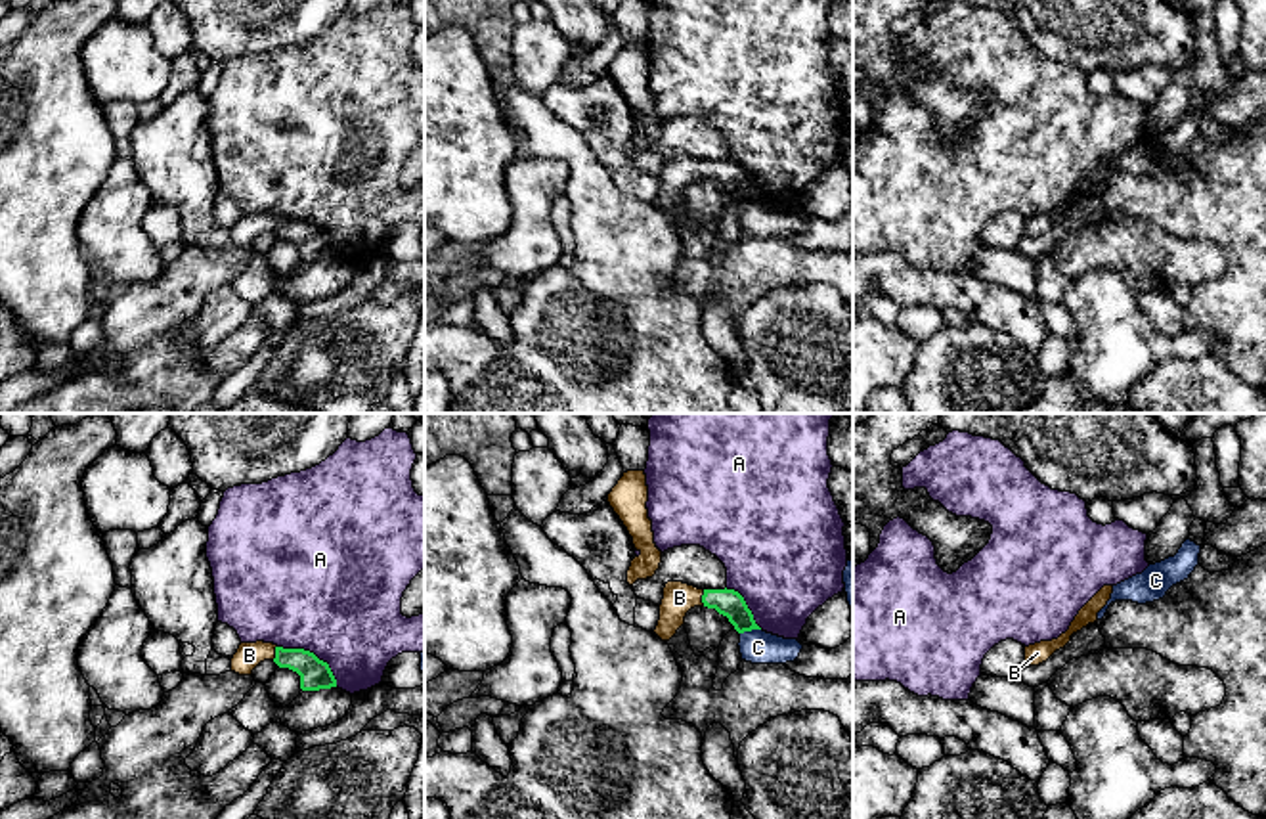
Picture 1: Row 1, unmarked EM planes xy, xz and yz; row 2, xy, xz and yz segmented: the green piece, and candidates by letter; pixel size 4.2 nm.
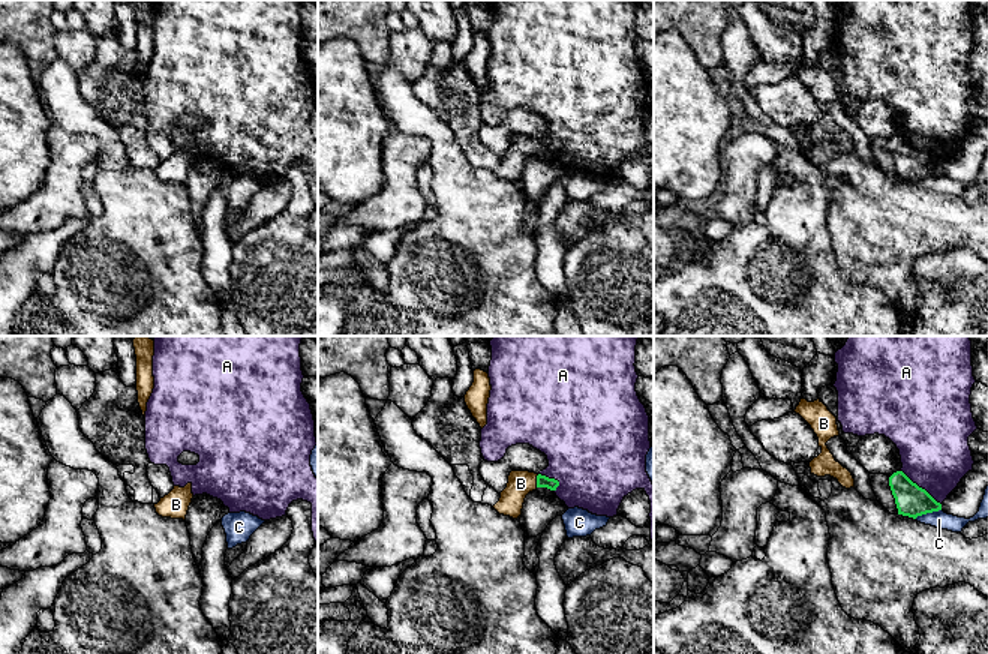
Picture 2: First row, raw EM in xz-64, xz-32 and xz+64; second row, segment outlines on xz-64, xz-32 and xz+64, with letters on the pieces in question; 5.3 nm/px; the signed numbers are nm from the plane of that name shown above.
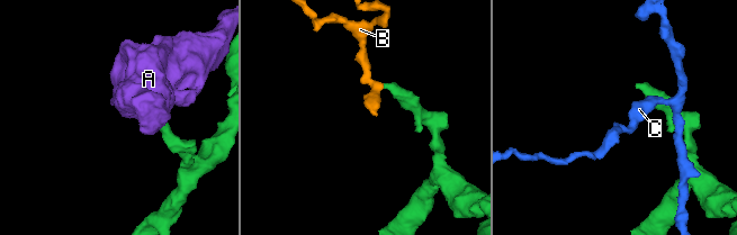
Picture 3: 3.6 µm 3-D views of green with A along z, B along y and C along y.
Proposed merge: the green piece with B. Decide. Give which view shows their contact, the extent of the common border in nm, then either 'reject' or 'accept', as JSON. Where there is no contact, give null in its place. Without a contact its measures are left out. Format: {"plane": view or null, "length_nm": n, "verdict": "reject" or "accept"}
{"plane": "xz", "length_nm": 70, "verdict": "accept"}

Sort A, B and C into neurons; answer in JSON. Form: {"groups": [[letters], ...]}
{"groups": [["A"], ["B"], ["C"]]}

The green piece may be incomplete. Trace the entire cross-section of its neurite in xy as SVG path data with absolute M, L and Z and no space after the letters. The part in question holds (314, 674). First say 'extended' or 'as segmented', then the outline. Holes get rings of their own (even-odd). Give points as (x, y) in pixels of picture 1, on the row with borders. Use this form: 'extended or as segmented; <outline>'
extended; M241 643L231 658L231 672L251 675L264 662L273 660L279 668L289 668L300 675L302 691L337 687L337 679L327 662L304 649L283 649L273 643Z

